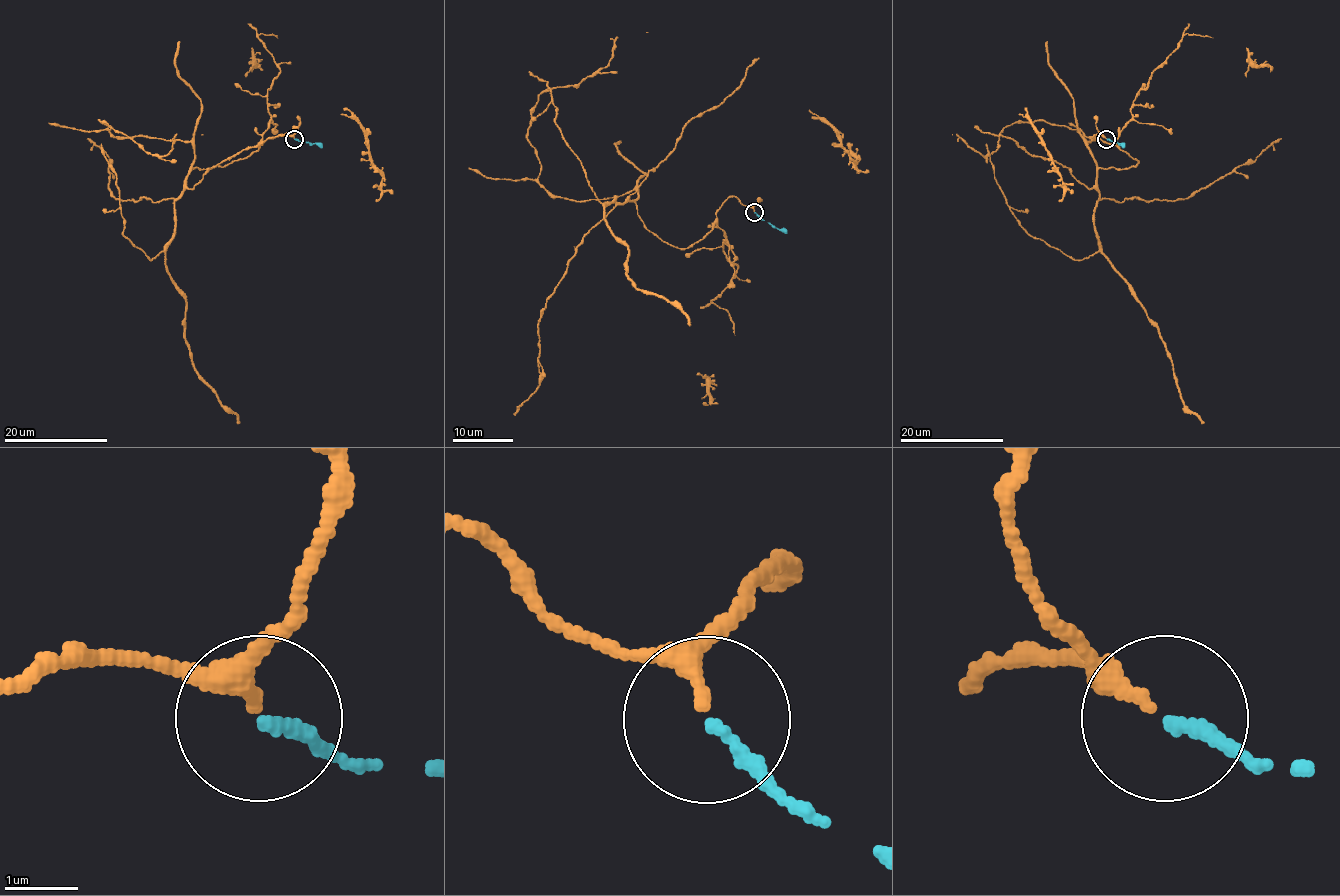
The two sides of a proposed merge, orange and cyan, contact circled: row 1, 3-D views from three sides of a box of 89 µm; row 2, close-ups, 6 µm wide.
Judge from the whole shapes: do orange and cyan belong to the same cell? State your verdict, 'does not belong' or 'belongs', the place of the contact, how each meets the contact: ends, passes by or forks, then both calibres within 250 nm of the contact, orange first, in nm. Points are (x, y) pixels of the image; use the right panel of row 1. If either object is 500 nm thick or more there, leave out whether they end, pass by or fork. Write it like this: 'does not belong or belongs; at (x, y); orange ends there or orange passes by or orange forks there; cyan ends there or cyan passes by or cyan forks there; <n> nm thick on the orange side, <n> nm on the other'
belongs; at (1106, 139); orange passes by; cyan ends there; 180 nm thick on the orange side, 170 nm on the other

